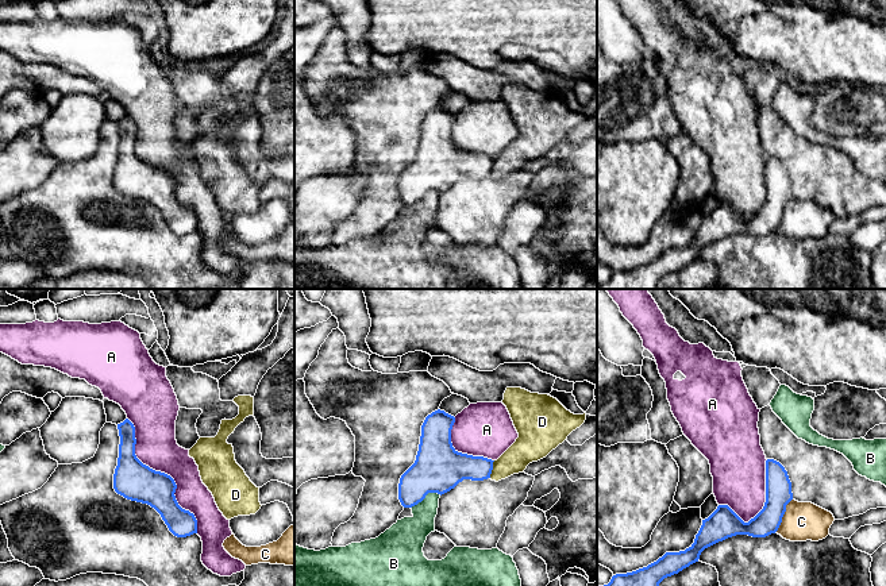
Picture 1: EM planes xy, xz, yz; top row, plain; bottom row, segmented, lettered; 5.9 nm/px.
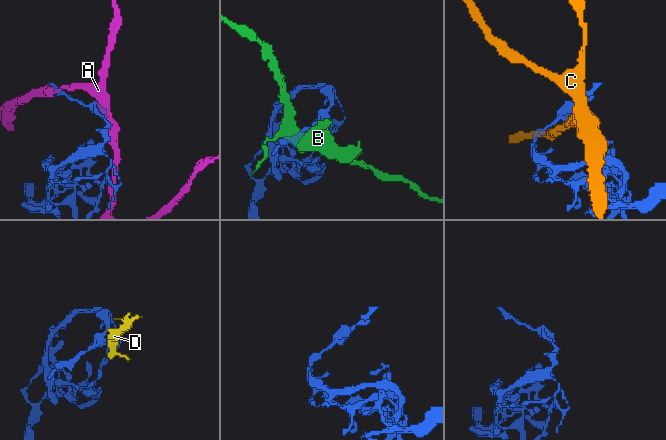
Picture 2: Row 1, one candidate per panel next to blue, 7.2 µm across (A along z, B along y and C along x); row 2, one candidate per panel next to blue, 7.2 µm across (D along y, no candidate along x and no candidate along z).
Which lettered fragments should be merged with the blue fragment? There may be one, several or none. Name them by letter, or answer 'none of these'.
none of these

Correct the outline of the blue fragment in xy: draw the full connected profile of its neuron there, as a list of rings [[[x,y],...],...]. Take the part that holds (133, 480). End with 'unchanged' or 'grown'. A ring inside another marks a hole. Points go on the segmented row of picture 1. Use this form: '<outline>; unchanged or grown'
[[[126,419],[118,424],[120,444],[118,466],[113,474],[113,489],[127,500],[147,504],[154,508],[177,537],[197,533],[197,520],[193,513],[182,509],[176,500],[174,479],[143,464],[135,455],[135,427]]]; unchanged

